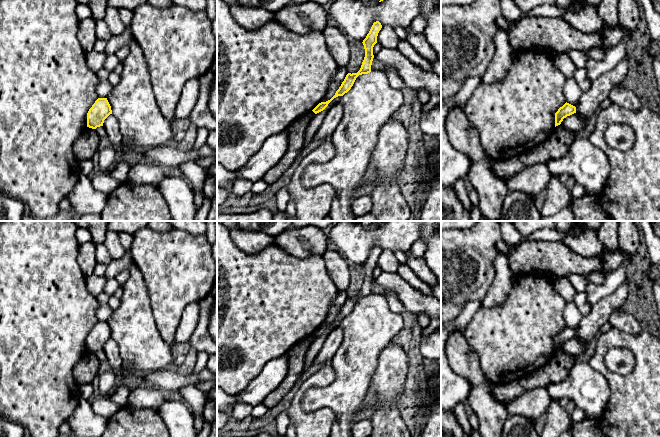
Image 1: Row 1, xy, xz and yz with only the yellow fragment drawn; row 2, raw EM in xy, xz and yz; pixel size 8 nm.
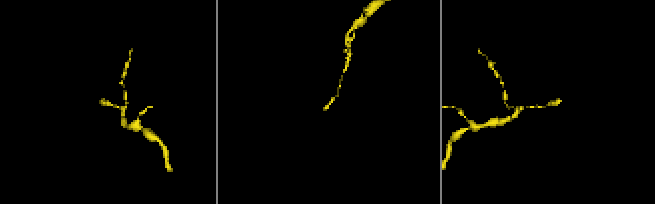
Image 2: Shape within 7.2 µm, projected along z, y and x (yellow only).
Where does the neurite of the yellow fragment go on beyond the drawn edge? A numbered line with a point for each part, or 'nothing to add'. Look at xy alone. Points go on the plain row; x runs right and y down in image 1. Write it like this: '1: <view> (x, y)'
nothing to add

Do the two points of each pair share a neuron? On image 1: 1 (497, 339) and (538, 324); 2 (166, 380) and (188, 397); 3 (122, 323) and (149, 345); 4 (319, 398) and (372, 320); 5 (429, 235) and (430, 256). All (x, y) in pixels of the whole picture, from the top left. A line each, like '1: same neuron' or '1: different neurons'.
1: same neuron
2: different neurons
3: same neuron
4: same neuron
5: same neuron

